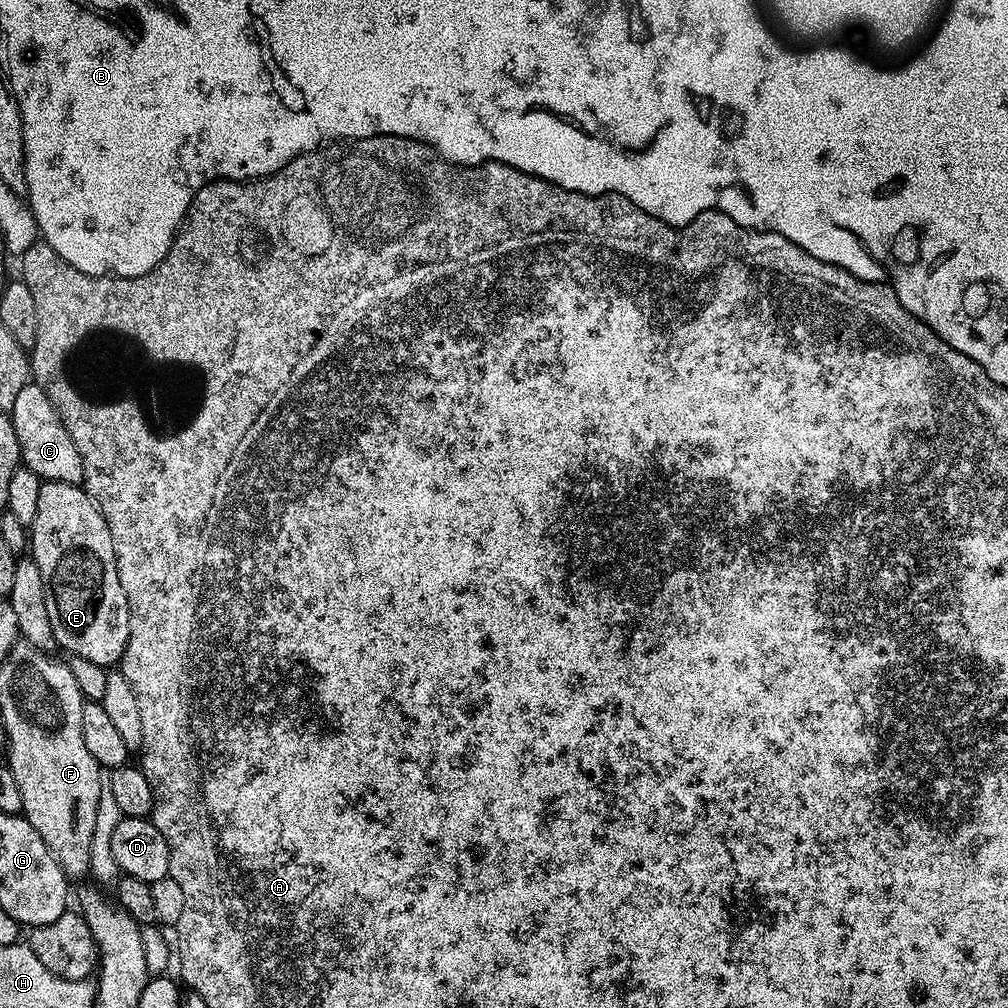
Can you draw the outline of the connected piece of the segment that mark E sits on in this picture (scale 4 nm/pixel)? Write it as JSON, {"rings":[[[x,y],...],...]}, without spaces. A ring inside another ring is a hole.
{"rings":[[[43,481],[42,490],[38,493],[38,514],[34,517],[34,522],[30,526],[30,555],[34,562],[38,562],[38,570],[42,570],[42,586],[46,586],[46,610],[50,613],[50,626],[54,630],[57,645],[61,649],[64,647],[68,651],[67,655],[69,657],[84,658],[86,661],[107,670],[119,665],[130,638],[130,610],[126,602],[126,594],[118,582],[118,566],[114,554],[114,542],[110,538],[110,526],[106,526],[106,518],[100,512],[100,508],[81,485]]]}

